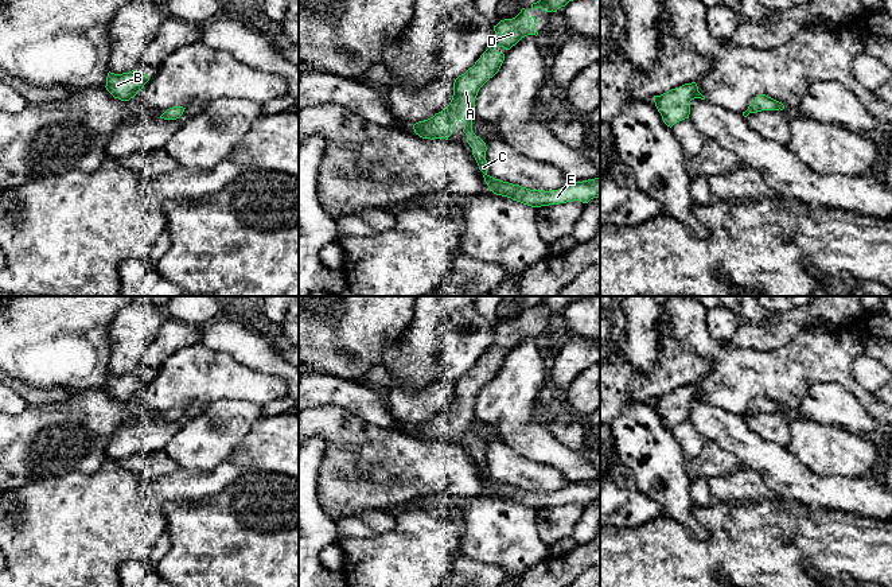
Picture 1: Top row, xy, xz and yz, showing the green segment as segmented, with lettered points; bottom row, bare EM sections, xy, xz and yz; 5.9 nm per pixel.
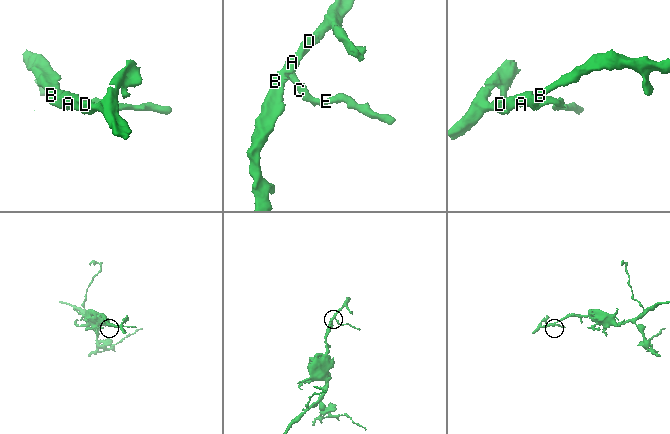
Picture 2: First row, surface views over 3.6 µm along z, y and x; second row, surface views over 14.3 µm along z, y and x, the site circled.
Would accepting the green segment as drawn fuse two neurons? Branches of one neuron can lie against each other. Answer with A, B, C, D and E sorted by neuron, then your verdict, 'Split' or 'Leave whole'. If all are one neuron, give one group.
Groups: A B C D E. Leave whole

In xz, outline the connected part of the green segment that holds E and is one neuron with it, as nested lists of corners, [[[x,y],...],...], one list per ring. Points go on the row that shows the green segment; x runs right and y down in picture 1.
[[[526,9],[513,19],[500,20],[494,26],[495,34],[500,36],[480,55],[472,67],[459,75],[453,82],[453,96],[449,105],[433,117],[418,121],[413,125],[414,133],[422,139],[445,139],[453,133],[459,120],[464,123],[463,132],[467,135],[467,143],[472,148],[472,155],[484,174],[484,182],[490,191],[496,195],[511,198],[531,207],[566,203],[580,201],[588,203],[600,197],[600,176],[583,182],[568,182],[558,190],[530,190],[519,184],[513,184],[495,179],[487,174],[486,143],[472,132],[472,118],[475,116],[475,98],[479,89],[492,78],[500,69],[505,54],[498,53],[498,47],[510,50],[522,38],[538,35],[535,30],[537,19],[529,18]]]

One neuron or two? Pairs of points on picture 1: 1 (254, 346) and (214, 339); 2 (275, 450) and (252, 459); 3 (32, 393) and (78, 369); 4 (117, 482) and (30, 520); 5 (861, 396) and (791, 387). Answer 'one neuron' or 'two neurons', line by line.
1: one neuron
2: one neuron
3: two neurons
4: one neuron
5: one neuron

